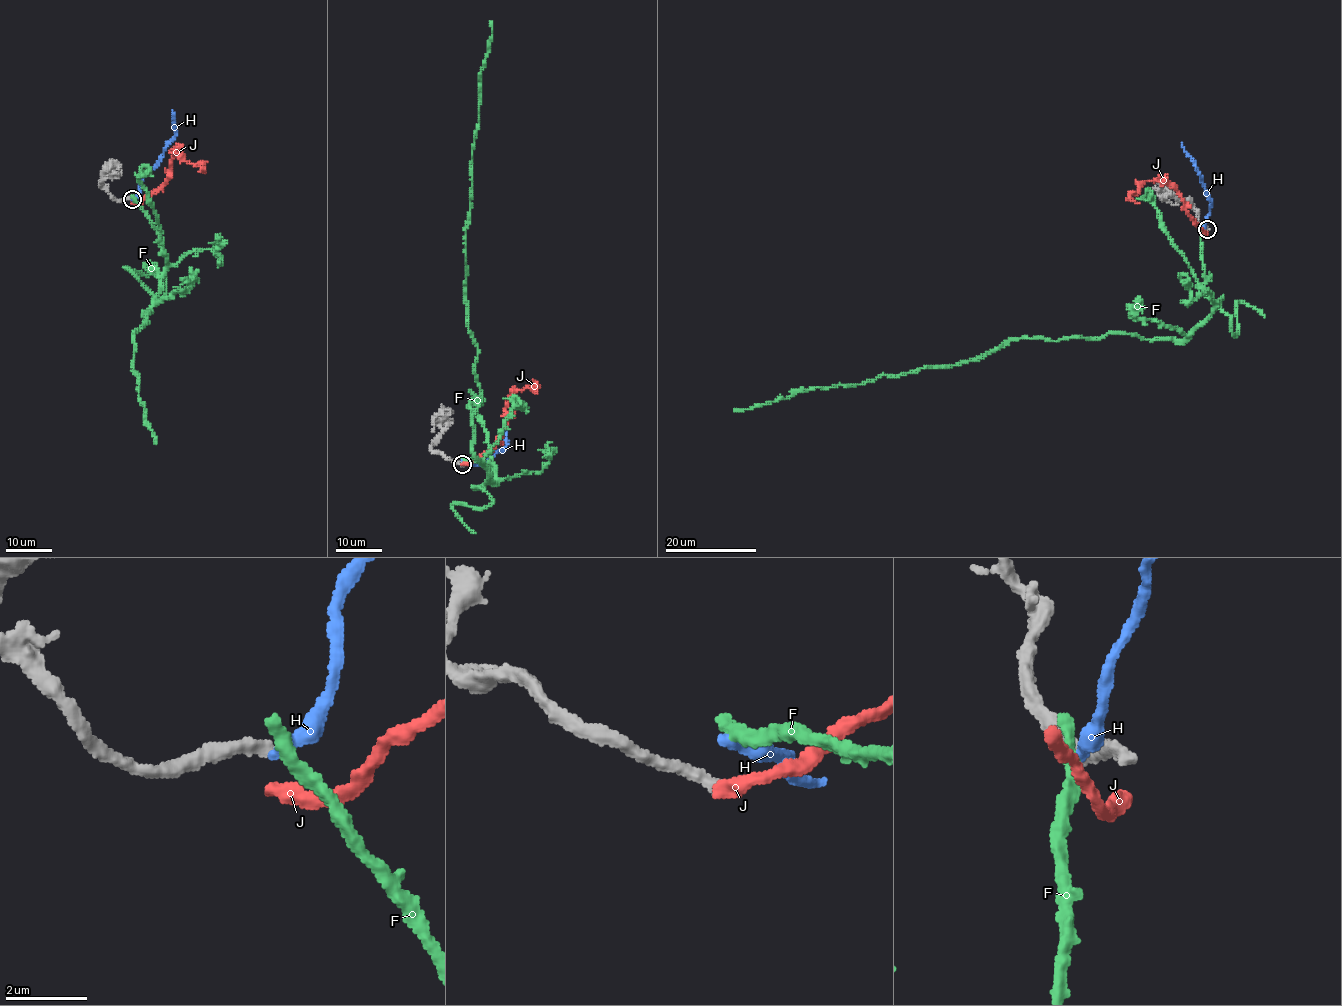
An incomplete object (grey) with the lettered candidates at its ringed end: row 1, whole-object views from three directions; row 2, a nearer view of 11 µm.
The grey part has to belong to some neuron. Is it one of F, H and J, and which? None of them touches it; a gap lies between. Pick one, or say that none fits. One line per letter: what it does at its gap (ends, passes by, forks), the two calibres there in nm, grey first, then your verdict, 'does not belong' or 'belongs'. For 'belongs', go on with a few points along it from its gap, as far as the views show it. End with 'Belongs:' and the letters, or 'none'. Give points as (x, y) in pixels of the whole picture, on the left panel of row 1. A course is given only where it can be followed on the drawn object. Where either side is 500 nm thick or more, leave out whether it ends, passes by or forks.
F: it ends there; 340 nm thick on the grey side, 440 nm on the other; does not belong
H: it ends there; 340 nm thick on the grey side, 400 nm on the other; does not belong
J: it ends there; 340 nm thick on the grey side, 400 nm on the other; does not belong
Belongs: none

